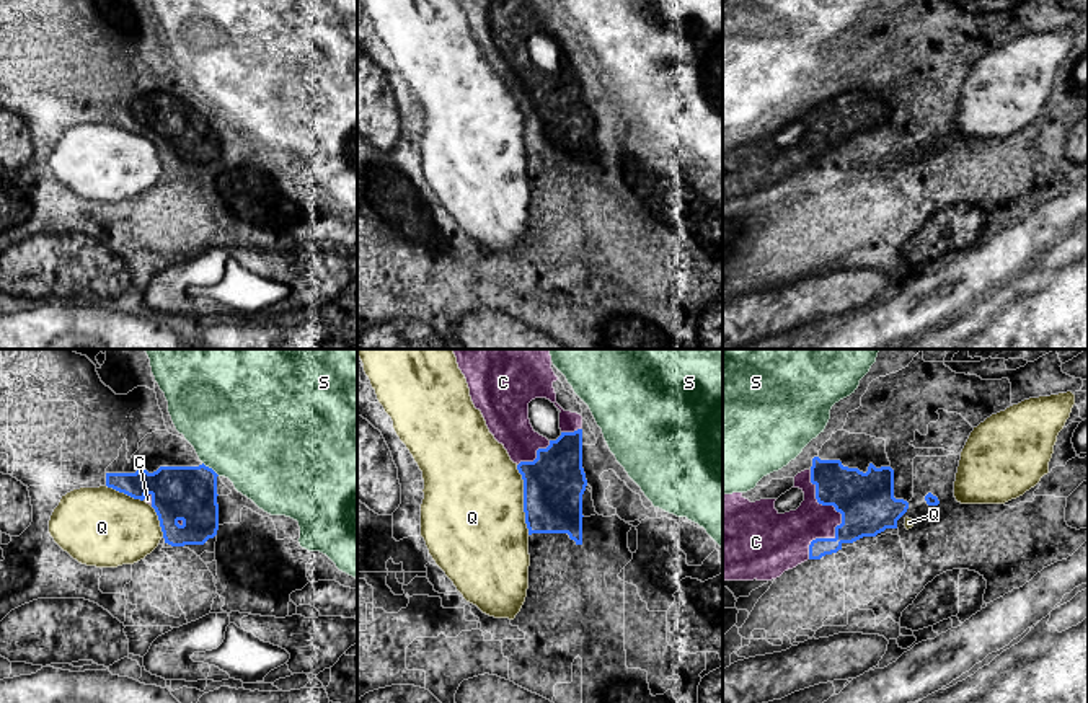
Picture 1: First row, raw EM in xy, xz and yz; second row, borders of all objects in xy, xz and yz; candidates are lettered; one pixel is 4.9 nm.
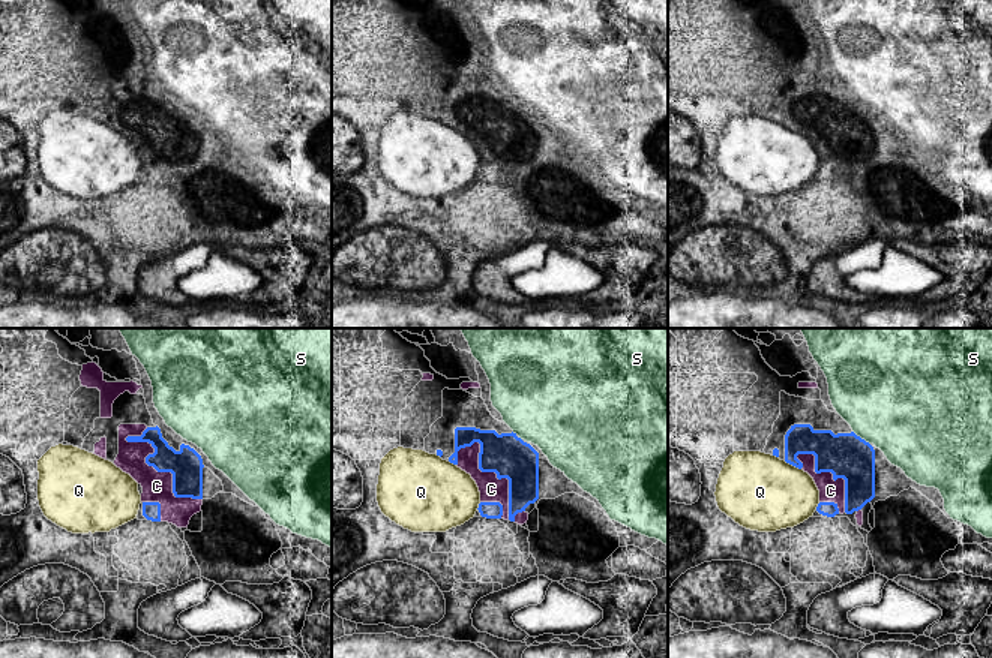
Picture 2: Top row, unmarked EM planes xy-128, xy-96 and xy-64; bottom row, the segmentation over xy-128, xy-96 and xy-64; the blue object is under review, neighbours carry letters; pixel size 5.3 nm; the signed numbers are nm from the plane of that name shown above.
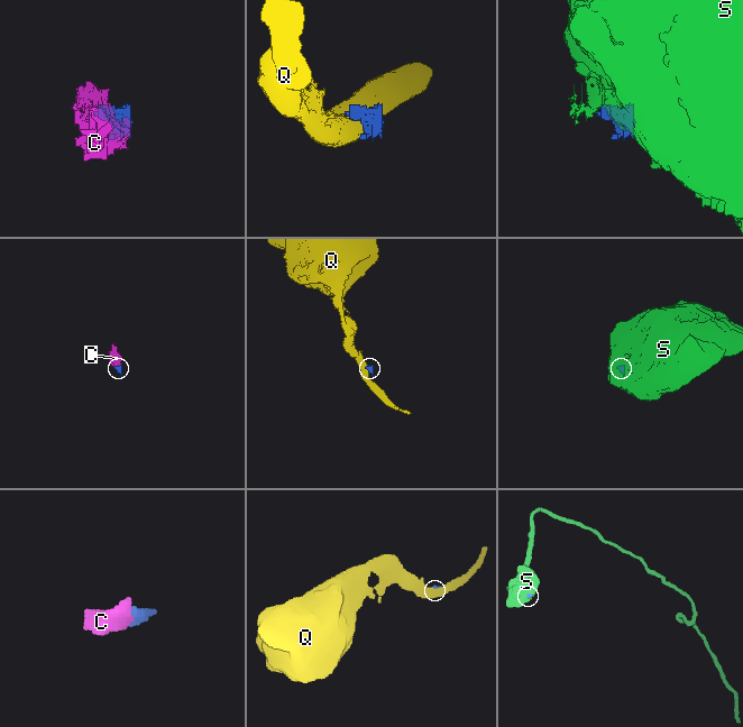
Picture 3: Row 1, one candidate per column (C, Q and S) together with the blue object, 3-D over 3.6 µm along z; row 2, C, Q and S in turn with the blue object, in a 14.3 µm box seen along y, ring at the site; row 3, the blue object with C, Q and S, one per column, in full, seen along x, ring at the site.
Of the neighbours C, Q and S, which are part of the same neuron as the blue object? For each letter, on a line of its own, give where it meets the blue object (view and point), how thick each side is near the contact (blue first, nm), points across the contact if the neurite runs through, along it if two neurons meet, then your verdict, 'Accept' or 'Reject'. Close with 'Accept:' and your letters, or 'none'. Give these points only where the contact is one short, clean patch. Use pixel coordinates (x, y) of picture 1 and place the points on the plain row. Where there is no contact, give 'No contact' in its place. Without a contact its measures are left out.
C: Touches blue at yz (842, 152). Thickness 280 nm (blue) against 200 nm. Accept
Q: Touches blue at xz (524, 134). Thickness 300 nm (blue) against 500 nm. Reject
S: Touches blue at xy (211, 103). Thickness 280 nm (blue) against 500 nm. Boundary: xy (203, 97), (219, 110). Reject
Accept: C

